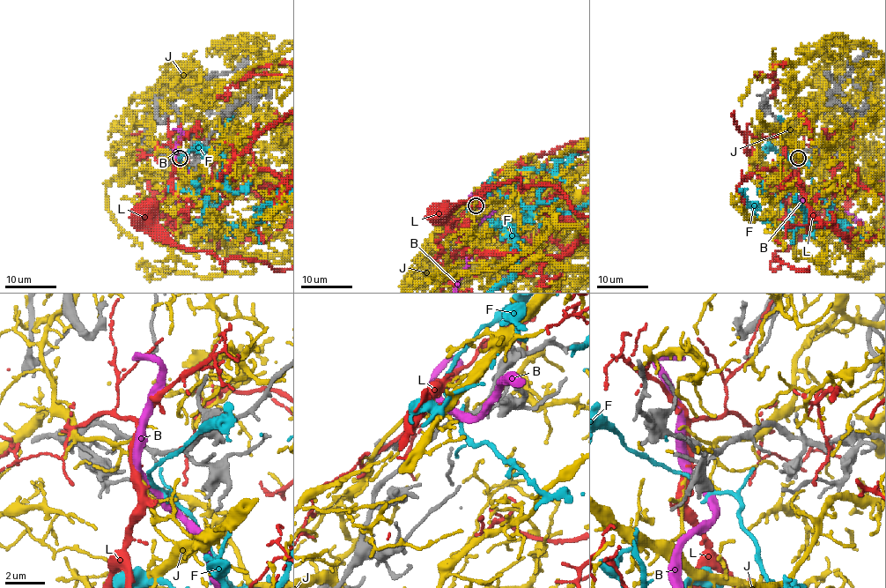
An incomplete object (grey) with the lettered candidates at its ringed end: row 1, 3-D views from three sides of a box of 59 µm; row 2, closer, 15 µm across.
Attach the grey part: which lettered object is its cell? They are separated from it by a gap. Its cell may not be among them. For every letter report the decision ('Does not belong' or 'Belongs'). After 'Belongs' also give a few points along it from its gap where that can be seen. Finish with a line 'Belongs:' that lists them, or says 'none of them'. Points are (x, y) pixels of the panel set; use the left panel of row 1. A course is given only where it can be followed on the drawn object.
B: Belongs
F: Does not belong
J: Does not belong
L: Does not belong
Belongs: B

